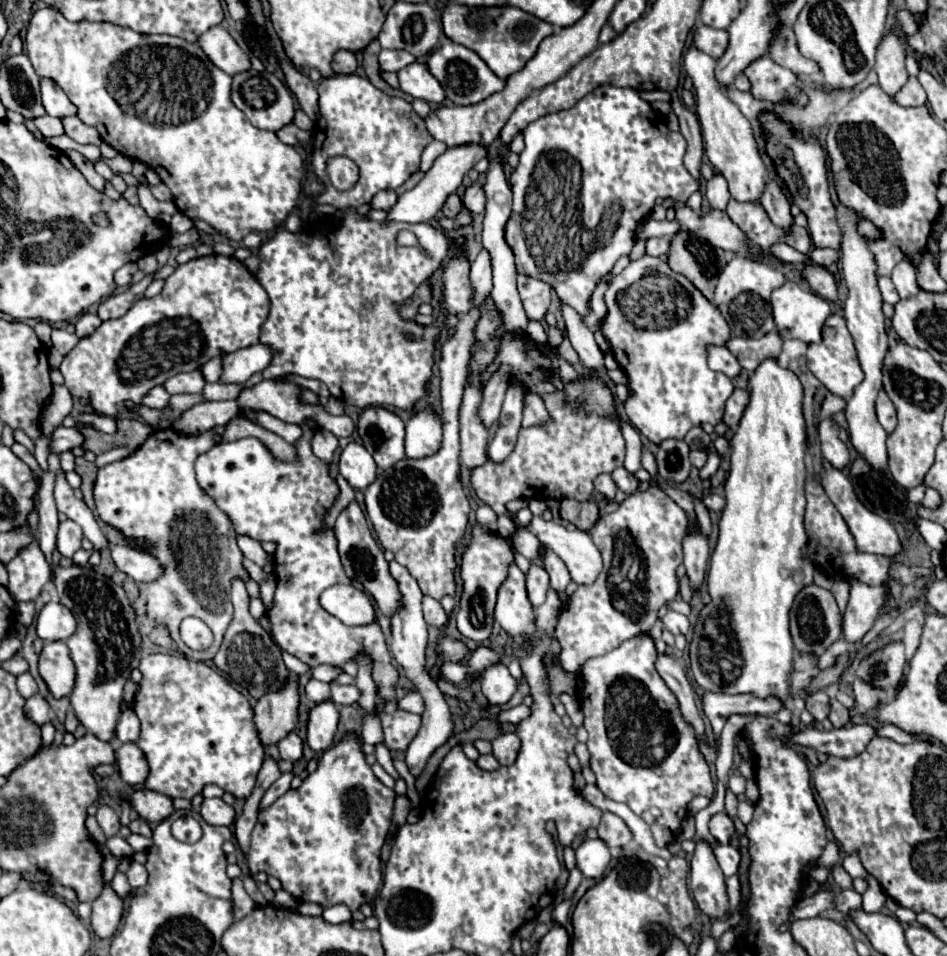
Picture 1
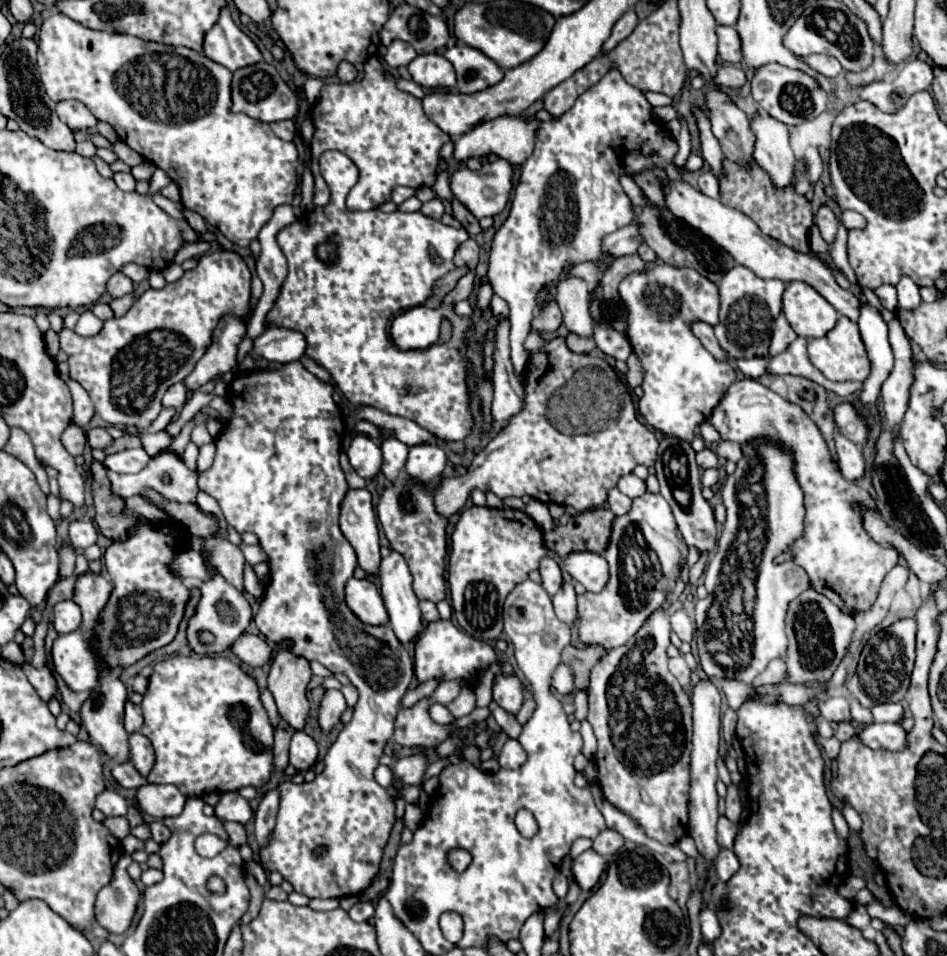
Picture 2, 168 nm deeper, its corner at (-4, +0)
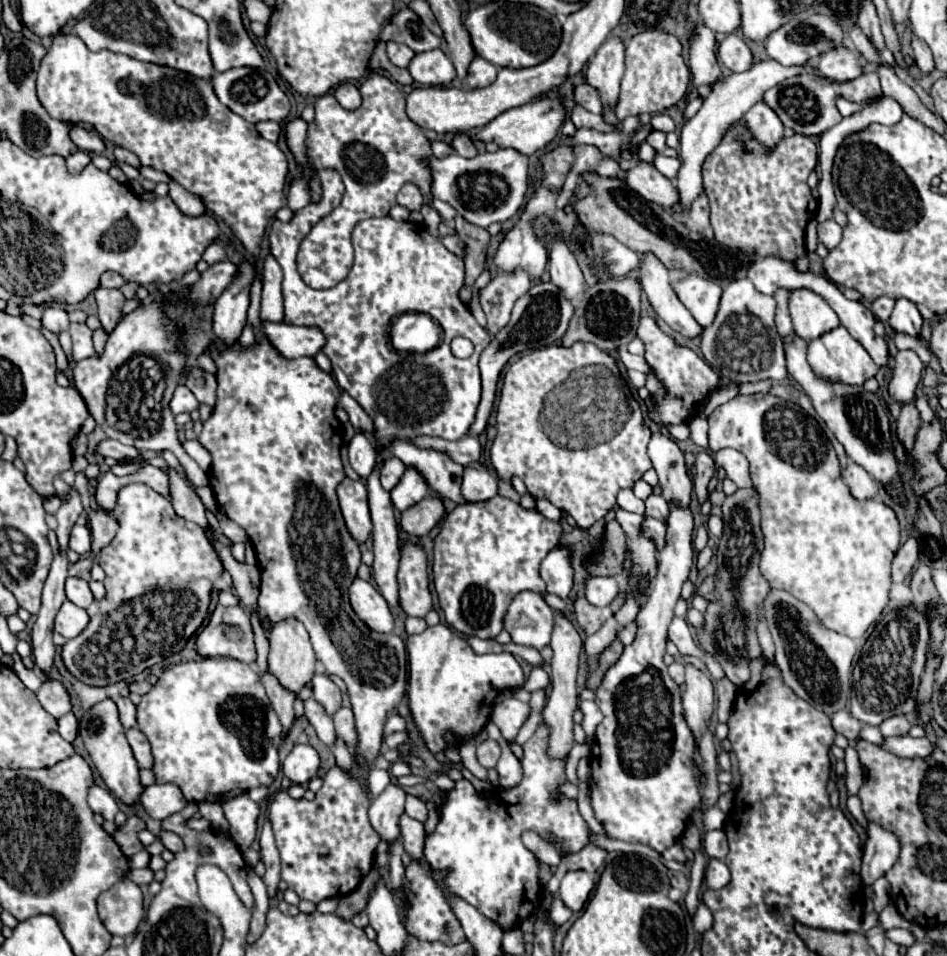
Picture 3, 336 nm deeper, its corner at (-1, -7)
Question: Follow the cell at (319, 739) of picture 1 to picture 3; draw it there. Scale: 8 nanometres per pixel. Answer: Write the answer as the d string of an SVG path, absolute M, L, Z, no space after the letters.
M321 671L315 673L311 685L313 685L313 693L315 693L313 697L325 707L325 713L335 715L341 707L341 691L337 689L337 685L329 677L325 677Z

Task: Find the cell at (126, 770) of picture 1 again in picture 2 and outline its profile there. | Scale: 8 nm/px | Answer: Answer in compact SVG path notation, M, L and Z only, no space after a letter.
M140 732L130 734L130 760L134 762L134 766L138 768L138 772L142 776L148 776L148 772L154 766L154 750L152 750L152 744Z

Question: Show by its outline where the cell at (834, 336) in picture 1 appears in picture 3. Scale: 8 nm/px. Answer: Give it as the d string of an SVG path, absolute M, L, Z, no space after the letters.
M837 327L825 335L821 335L817 341L809 343L807 349L809 365L813 367L815 375L819 379L829 379L829 383L849 383L849 385L863 385L867 379L871 379L877 373L877 365L873 363L871 355L863 349L859 341L855 341L845 327Z

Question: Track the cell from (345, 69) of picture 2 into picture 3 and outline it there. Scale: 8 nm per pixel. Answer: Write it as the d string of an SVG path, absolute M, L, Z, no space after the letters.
M341 83L335 87L335 97L345 109L357 109L361 105L359 89L353 83Z

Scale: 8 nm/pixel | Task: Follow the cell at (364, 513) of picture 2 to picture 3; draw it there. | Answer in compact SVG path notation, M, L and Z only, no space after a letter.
M345 477L343 483L337 487L337 495L339 495L339 505L341 505L347 531L353 535L353 539L359 545L365 545L365 541L371 537L373 531L365 483L351 481Z

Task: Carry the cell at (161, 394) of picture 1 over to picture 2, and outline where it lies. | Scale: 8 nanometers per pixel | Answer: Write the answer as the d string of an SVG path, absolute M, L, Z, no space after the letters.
M180 382L180 384L174 384L168 388L168 392L162 398L162 404L182 408L186 404L186 400L188 400L188 388L184 386L184 382Z

